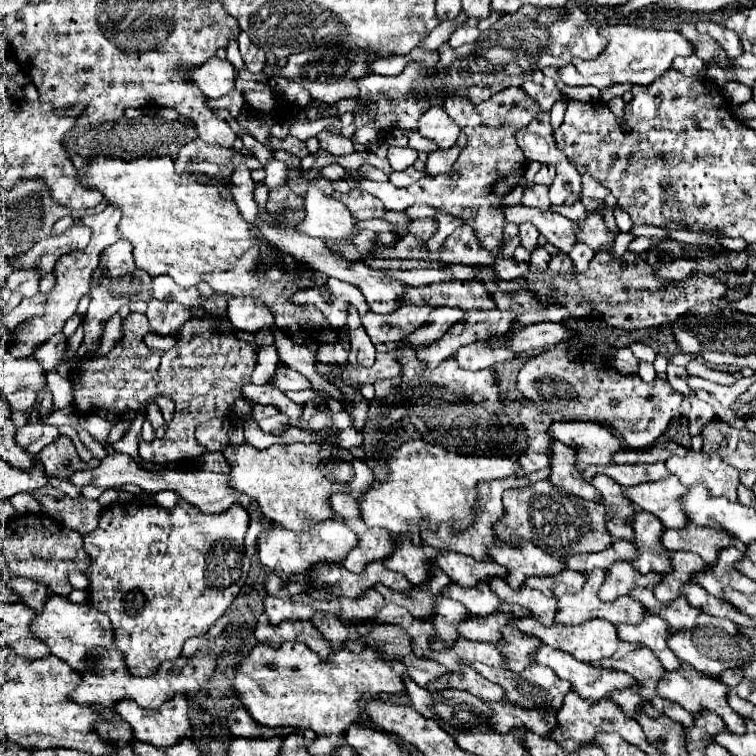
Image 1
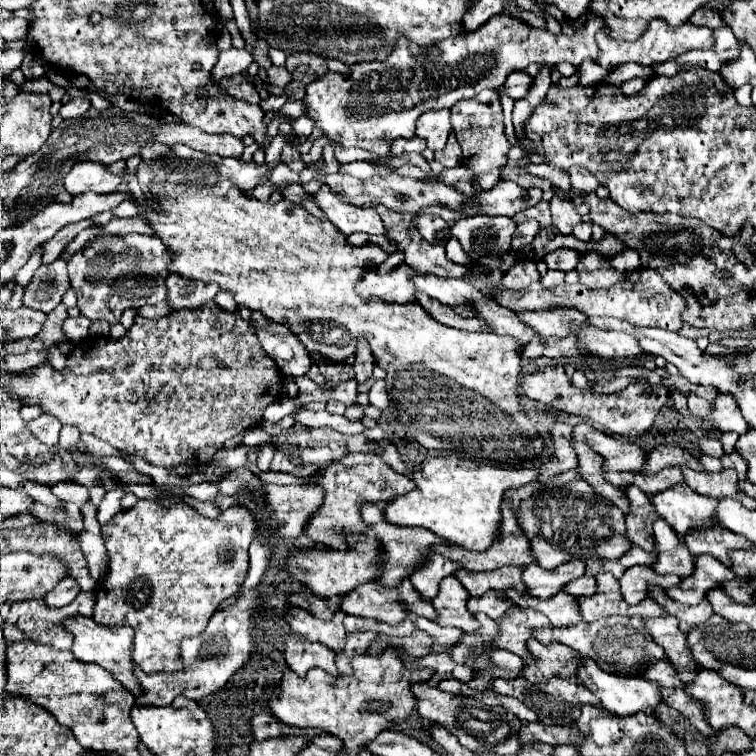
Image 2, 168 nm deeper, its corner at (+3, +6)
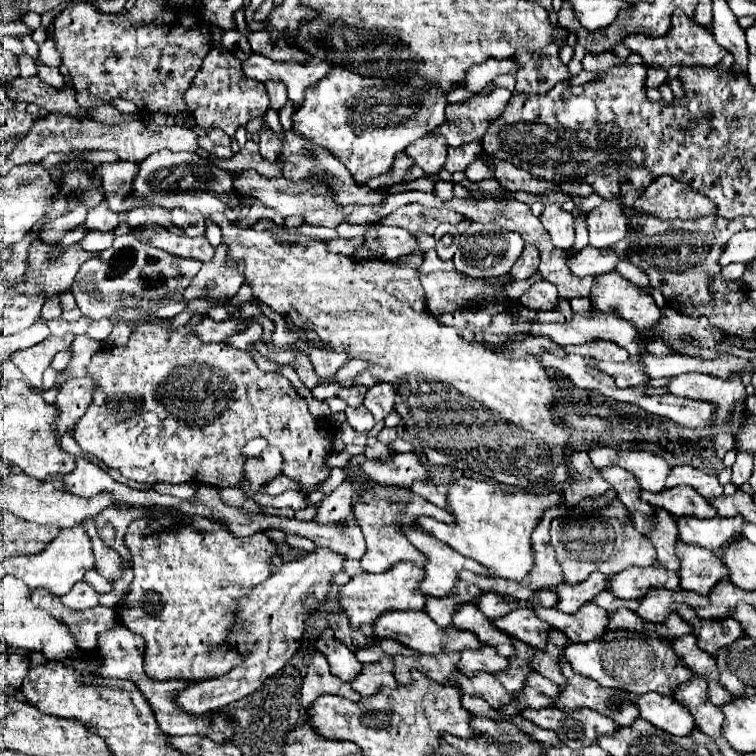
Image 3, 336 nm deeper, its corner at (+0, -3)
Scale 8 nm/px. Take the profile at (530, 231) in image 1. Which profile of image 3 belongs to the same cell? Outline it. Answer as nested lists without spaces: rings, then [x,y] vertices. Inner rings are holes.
[[[525,246],[523,252],[521,252],[521,256],[519,256],[519,260],[513,264],[513,268],[511,268],[509,274],[515,280],[525,280],[525,278],[529,278],[537,270],[537,266],[539,266],[537,248],[535,246]]]

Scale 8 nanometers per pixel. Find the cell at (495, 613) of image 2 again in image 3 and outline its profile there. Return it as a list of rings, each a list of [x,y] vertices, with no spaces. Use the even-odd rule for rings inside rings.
[[[523,606],[523,608],[511,610],[509,614],[505,614],[505,618],[495,618],[491,622],[499,630],[505,630],[509,636],[513,636],[533,648],[545,650],[549,624],[539,620],[531,608]]]

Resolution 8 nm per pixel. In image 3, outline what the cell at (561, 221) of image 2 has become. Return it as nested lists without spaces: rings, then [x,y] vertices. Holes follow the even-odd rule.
[[[547,202],[541,222],[557,248],[567,250],[573,246],[575,228],[573,228],[573,216],[569,212],[563,212],[561,208],[557,208],[555,202]]]

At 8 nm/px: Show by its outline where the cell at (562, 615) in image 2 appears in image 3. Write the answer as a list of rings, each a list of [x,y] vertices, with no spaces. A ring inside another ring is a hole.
[[[587,602],[577,614],[571,614],[571,624],[565,628],[565,632],[571,642],[589,642],[605,632],[607,622],[609,614],[597,604]]]

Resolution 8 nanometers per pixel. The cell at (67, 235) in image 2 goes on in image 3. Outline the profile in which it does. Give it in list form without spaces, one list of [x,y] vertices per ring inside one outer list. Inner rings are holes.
[[[99,204],[97,208],[91,208],[89,210],[89,214],[87,214],[87,220],[85,220],[85,230],[87,232],[111,232],[111,230],[115,230],[117,226],[121,224],[121,218],[119,218],[119,214],[115,214],[115,212],[111,212],[109,208],[107,208],[107,204]]]

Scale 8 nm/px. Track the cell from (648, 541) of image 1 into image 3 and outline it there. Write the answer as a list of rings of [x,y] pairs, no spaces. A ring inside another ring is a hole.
[[[681,540],[675,544],[675,550],[681,560],[679,588],[693,590],[697,594],[707,594],[717,582],[729,578],[727,568],[711,550],[689,546]]]

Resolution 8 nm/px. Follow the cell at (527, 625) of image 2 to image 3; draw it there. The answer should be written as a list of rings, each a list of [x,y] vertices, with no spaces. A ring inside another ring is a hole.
[[[551,628],[549,630],[549,642],[545,646],[545,650],[535,650],[535,656],[533,660],[529,660],[529,666],[531,670],[537,670],[539,674],[547,676],[549,680],[553,680],[557,686],[563,686],[565,684],[565,678],[557,666],[561,654],[563,654],[563,648],[569,640],[565,638],[565,634],[561,634],[561,630],[555,630]]]

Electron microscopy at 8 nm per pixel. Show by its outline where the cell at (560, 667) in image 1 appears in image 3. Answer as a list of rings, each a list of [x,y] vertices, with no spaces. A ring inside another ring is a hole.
[[[647,692],[633,698],[633,704],[639,710],[639,716],[659,730],[665,730],[673,736],[687,736],[695,724],[689,710],[677,704],[671,696],[663,696],[657,692]]]

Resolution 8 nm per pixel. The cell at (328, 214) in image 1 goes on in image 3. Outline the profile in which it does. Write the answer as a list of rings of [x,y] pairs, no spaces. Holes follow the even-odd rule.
[[[365,224],[365,226],[377,230],[377,242],[381,242],[385,260],[397,260],[403,254],[417,252],[417,242],[415,242],[413,234],[409,234],[407,230],[395,228],[395,226],[385,226],[385,224]]]

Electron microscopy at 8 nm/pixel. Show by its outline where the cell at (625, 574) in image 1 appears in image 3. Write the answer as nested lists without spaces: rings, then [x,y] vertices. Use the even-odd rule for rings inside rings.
[[[651,588],[637,600],[637,614],[647,622],[665,622],[671,614],[671,602],[683,600],[683,590]]]

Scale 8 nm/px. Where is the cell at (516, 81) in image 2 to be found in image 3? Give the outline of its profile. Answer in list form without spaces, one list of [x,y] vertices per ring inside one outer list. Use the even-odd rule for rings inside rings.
[[[495,88],[489,94],[477,94],[461,104],[447,106],[447,122],[435,132],[445,134],[449,146],[461,146],[473,140],[481,140],[501,110],[509,104],[513,92],[507,88]]]

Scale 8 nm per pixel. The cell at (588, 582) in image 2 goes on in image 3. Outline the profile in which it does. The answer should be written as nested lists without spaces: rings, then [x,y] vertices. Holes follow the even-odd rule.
[[[605,590],[605,594],[599,594],[593,602],[595,602],[597,606],[601,606],[603,610],[607,610],[607,612],[613,612],[613,610],[617,610],[617,608],[621,608],[621,606],[625,606],[625,608],[629,608],[629,610],[633,610],[633,608],[637,606],[635,600],[619,600],[619,598],[615,598],[611,592],[607,592],[607,590]]]

